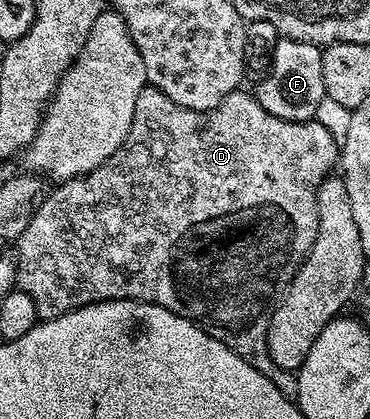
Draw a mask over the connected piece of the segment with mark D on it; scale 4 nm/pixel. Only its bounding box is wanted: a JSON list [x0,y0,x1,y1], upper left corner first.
[16,85,340,400]

